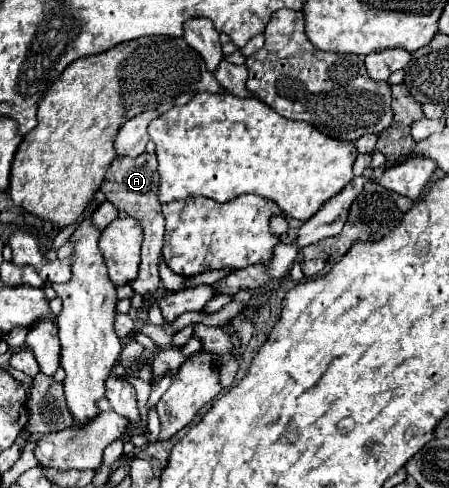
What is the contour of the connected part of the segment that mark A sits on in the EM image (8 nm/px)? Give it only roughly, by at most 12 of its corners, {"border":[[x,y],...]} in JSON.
{"border":[[118,155],[100,185],[144,229],[132,289],[160,289],[164,215],[156,155]]}

